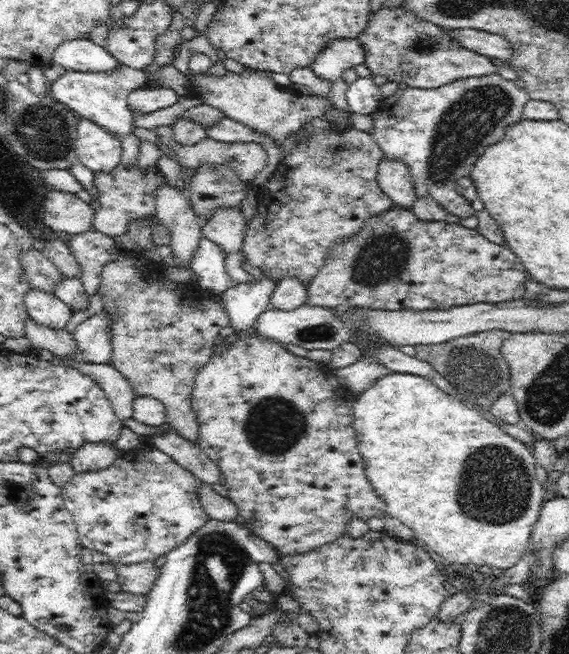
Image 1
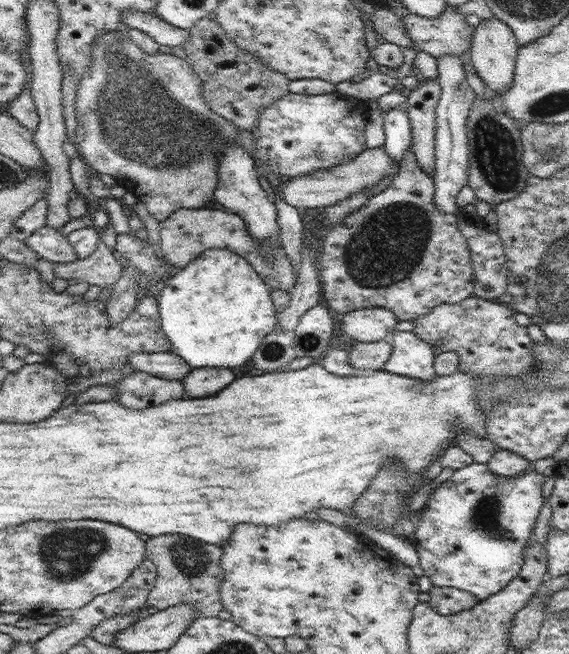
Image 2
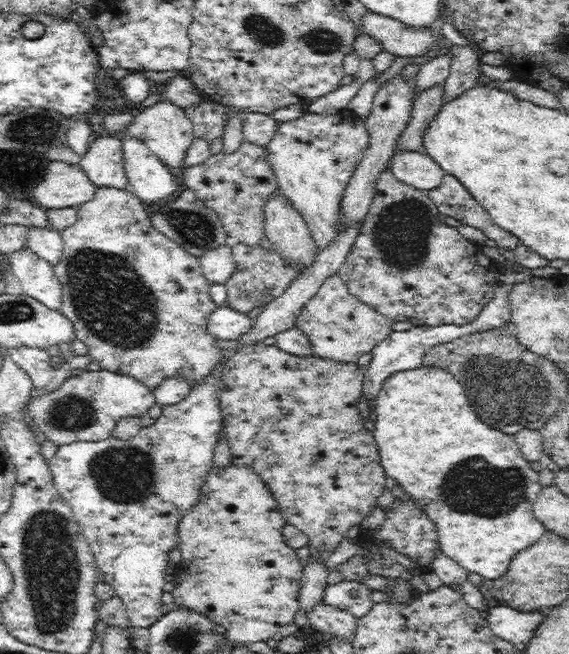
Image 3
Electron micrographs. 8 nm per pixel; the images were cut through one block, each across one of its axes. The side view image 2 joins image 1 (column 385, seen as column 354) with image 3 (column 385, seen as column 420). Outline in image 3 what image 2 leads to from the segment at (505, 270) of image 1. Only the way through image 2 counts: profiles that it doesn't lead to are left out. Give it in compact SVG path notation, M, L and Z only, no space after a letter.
M391 163L389 166L382 170L378 180L376 180L376 192L372 200L372 206L370 206L368 214L366 214L362 226L360 226L360 232L344 260L342 268L339 270L339 275L344 281L344 284L350 289L350 295L358 298L361 302L366 303L368 306L374 308L376 312L382 313L386 317L395 320L395 322L410 322L413 326L428 325L428 326L440 326L440 324L452 324L456 326L462 326L463 324L472 322L482 309L491 302L494 297L494 288L499 283L498 274L501 264L486 257L480 250L480 258L478 258L478 251L480 247L468 240L456 229L456 227L450 227L443 222L442 214L437 209L434 201L428 196L428 191L418 190L417 188L410 187L406 183L398 180L394 173L391 171Z

